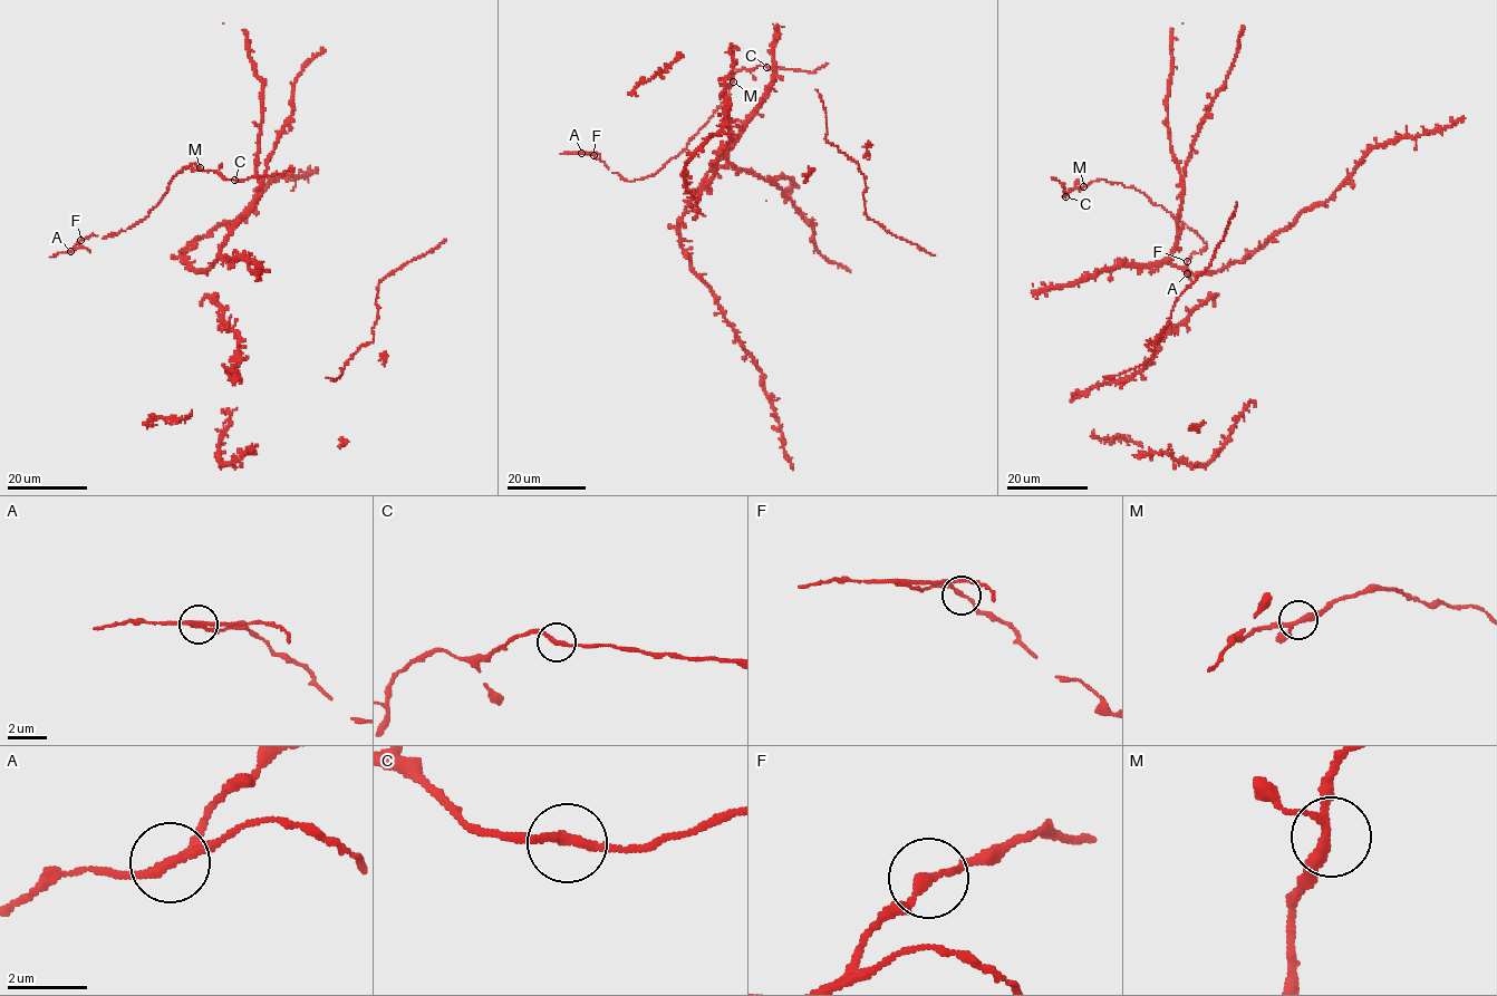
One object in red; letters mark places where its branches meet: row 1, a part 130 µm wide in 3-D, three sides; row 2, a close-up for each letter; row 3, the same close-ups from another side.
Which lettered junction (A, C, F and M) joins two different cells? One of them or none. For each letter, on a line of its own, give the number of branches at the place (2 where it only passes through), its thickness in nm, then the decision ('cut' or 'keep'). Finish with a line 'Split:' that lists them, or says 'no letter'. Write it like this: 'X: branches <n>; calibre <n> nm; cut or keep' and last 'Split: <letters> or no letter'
A: branches 3; calibre 200 nm; cut
C: branches 2; calibre 200 nm; keep
F: branches 2; calibre 200 nm; keep
M: branches 3; calibre 220 nm; keep
Split: A

